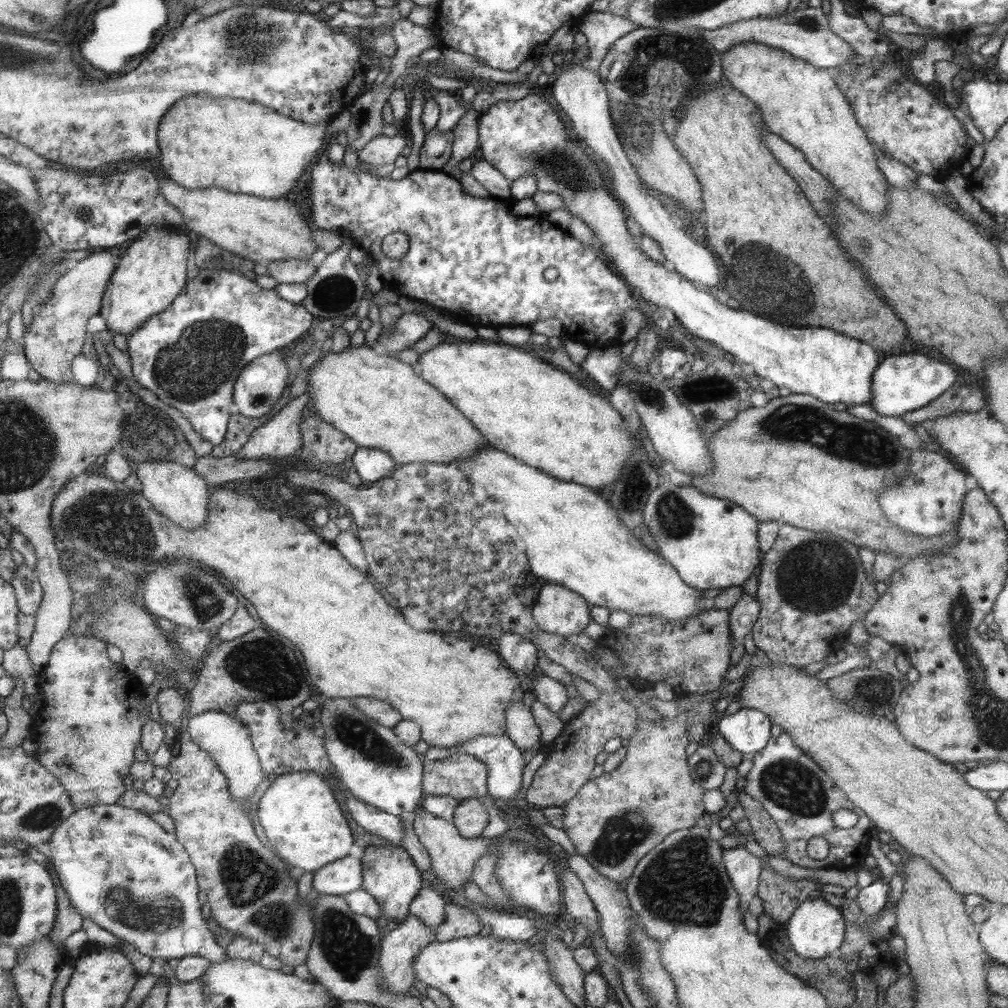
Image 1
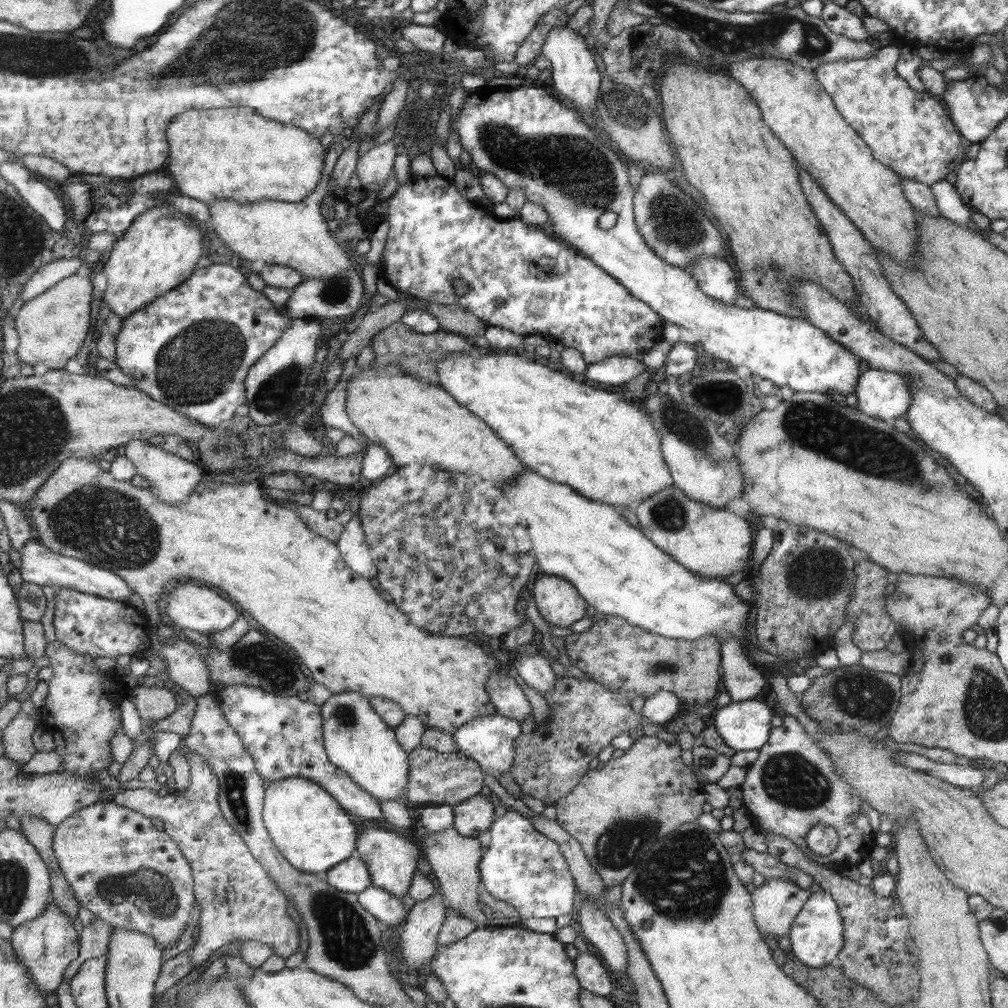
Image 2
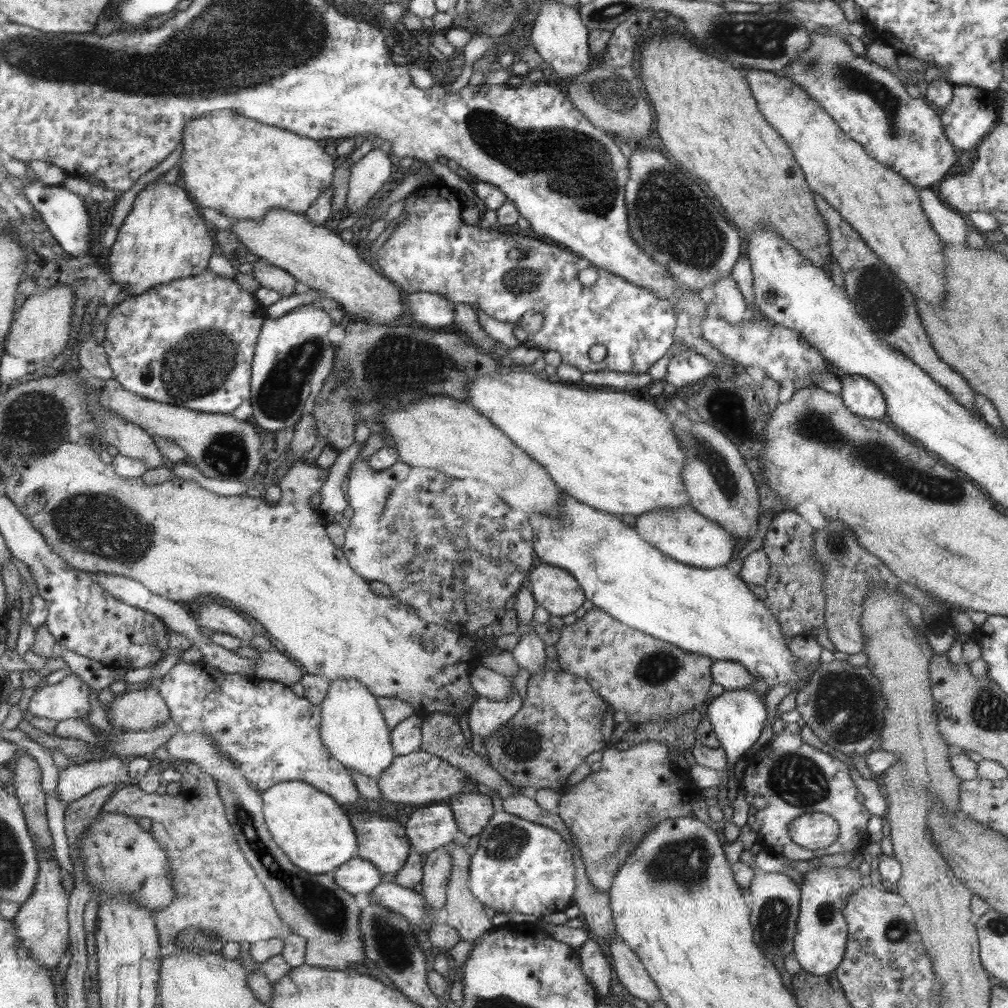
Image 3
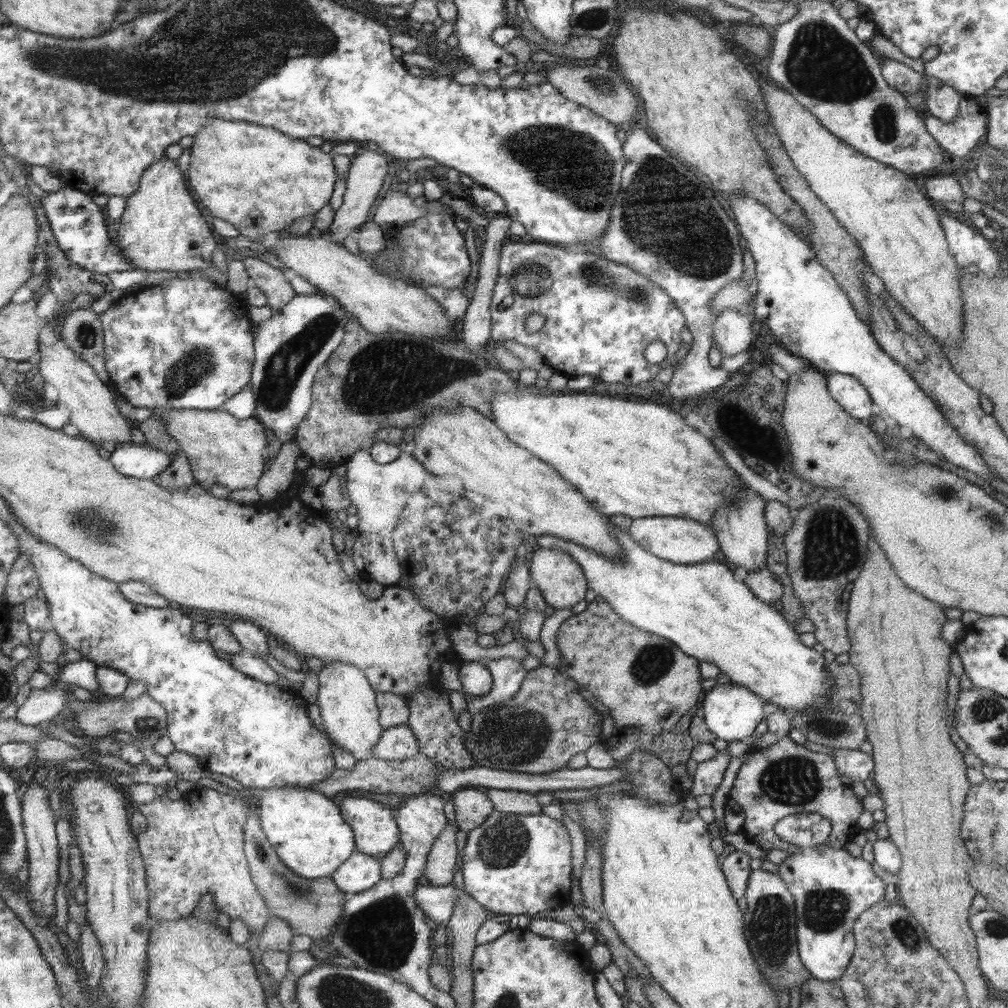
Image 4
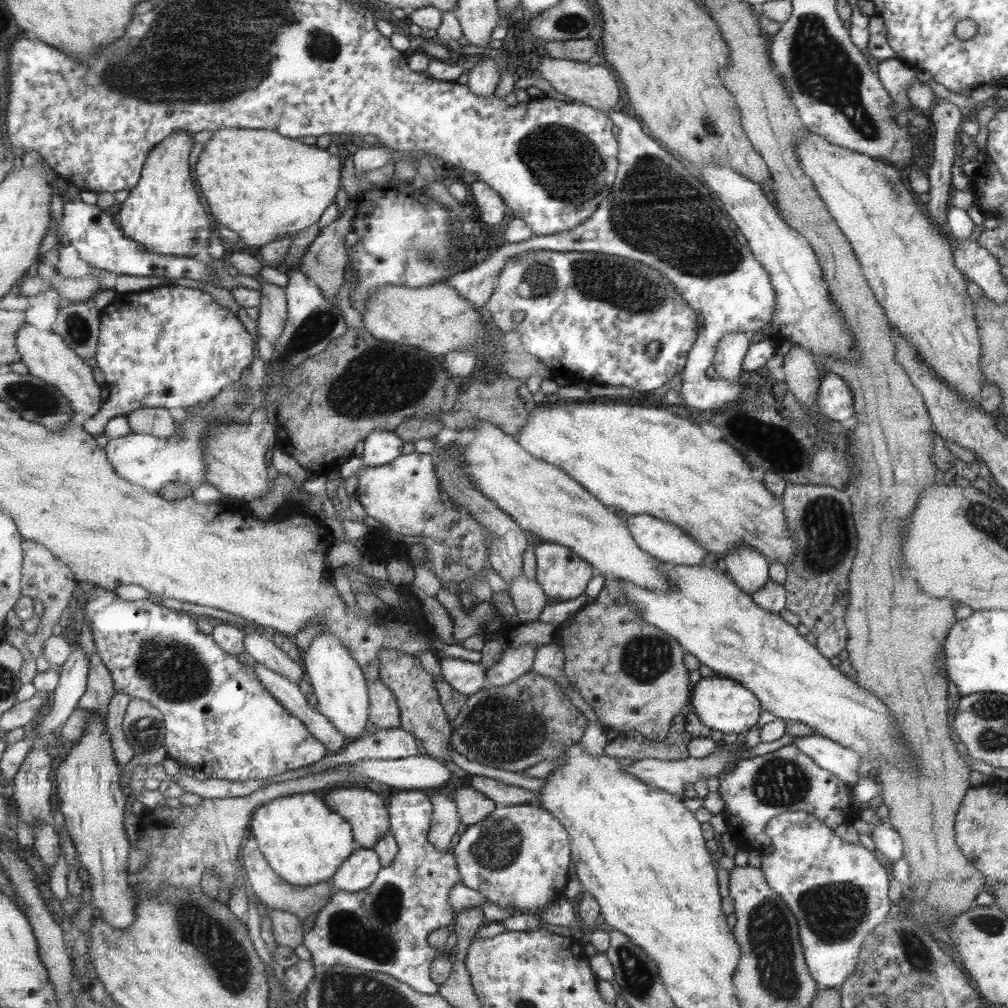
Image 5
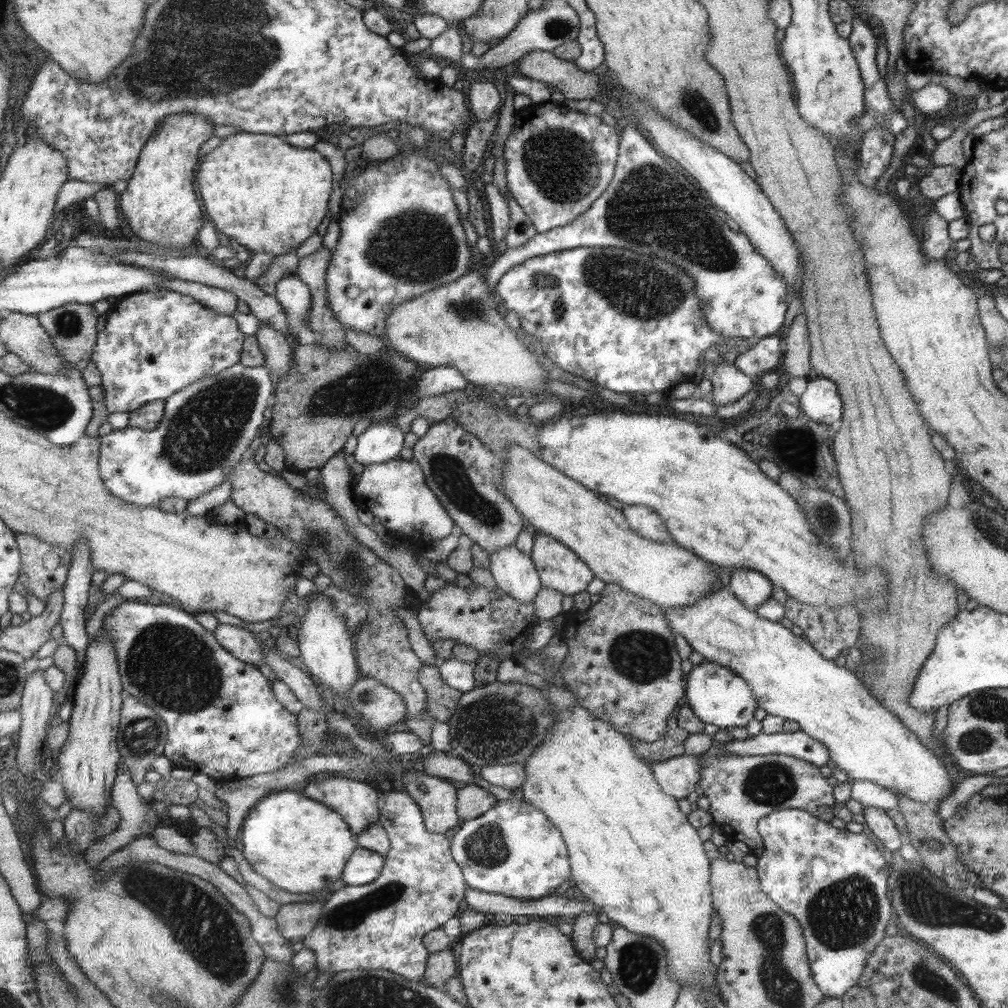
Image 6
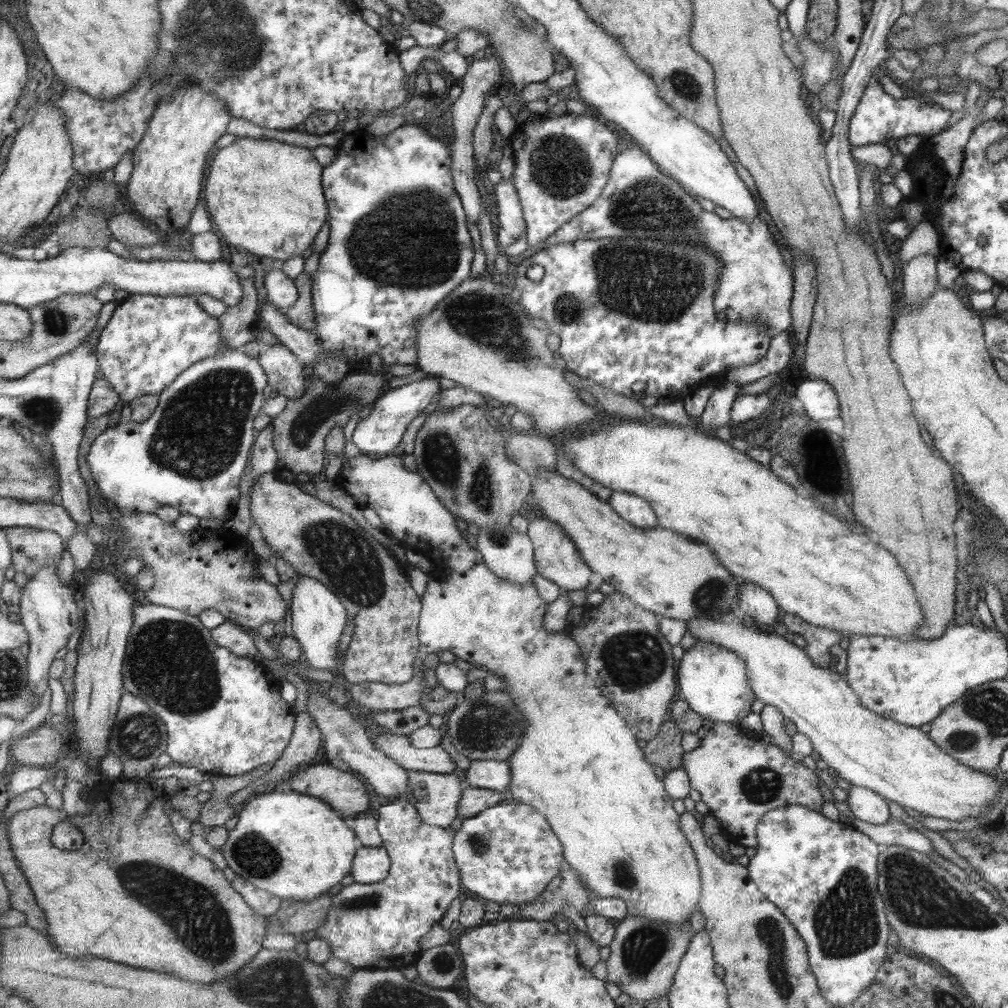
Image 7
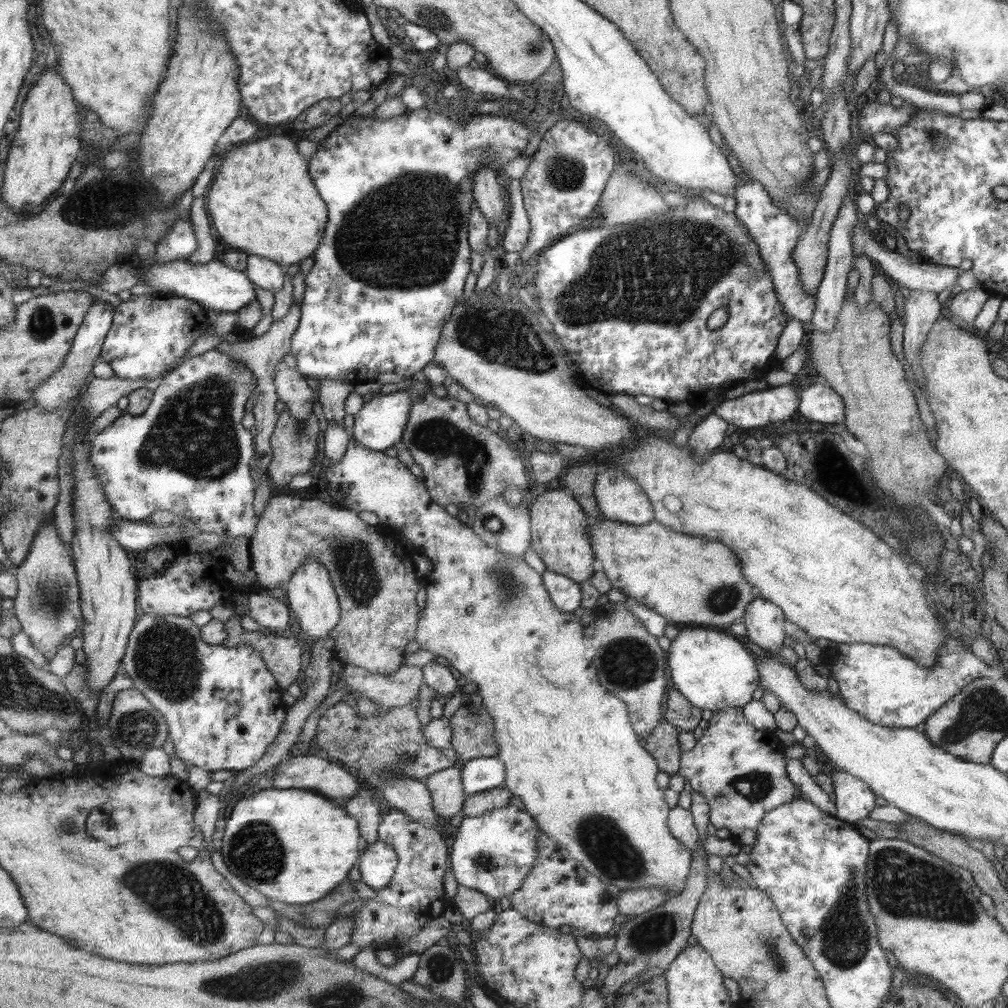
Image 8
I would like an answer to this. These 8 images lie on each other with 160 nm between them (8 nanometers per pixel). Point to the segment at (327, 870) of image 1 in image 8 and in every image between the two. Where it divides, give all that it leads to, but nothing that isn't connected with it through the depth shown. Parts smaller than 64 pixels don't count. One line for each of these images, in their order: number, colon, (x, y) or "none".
2: (351, 875)
3: (357, 875)
4: (360, 871)
5: (357, 872)
6: (363, 866)
7: (371, 864)
8: (377, 863)

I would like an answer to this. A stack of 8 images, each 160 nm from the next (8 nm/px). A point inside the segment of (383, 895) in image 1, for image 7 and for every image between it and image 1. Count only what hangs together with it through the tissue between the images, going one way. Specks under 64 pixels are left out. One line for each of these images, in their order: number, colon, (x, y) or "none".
2: (391, 859)
3: (383, 843)
4: (375, 833)
5: (364, 810)
6: (355, 802)
7: (340, 790)

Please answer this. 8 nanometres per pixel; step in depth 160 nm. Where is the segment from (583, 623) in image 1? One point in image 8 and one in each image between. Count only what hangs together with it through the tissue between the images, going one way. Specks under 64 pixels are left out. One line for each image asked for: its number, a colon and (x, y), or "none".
2: (558, 602)
3: (557, 591)
4: (561, 582)
5: (563, 575)
6: (558, 567)
7: (557, 559)
8: (558, 526)

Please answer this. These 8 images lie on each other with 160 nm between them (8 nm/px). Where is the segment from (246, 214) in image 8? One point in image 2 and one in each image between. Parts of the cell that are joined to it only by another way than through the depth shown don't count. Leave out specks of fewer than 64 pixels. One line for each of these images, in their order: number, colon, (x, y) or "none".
2: (233, 153)
3: (241, 168)
4: (256, 178)
5: (263, 186)
6: (268, 196)
7: (259, 193)

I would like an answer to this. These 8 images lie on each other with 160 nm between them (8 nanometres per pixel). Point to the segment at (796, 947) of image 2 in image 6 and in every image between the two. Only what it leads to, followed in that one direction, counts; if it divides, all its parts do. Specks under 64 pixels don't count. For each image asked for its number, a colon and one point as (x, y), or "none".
3: (820, 940)
4: (831, 888)
5: (837, 891)
6: (833, 882)

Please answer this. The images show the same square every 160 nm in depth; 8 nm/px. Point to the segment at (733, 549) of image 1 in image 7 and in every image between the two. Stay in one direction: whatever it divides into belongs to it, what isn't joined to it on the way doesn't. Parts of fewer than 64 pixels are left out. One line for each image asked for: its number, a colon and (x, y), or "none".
2: (711, 543)
3: (682, 534)
4: (675, 540)
5: (666, 542)
6: (643, 521)
7: (636, 511)

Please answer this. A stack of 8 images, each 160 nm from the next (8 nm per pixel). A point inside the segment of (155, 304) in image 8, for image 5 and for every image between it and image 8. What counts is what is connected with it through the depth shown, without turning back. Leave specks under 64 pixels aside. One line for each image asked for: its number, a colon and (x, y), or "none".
5: (171, 346)
6: (156, 342)
7: (149, 340)

